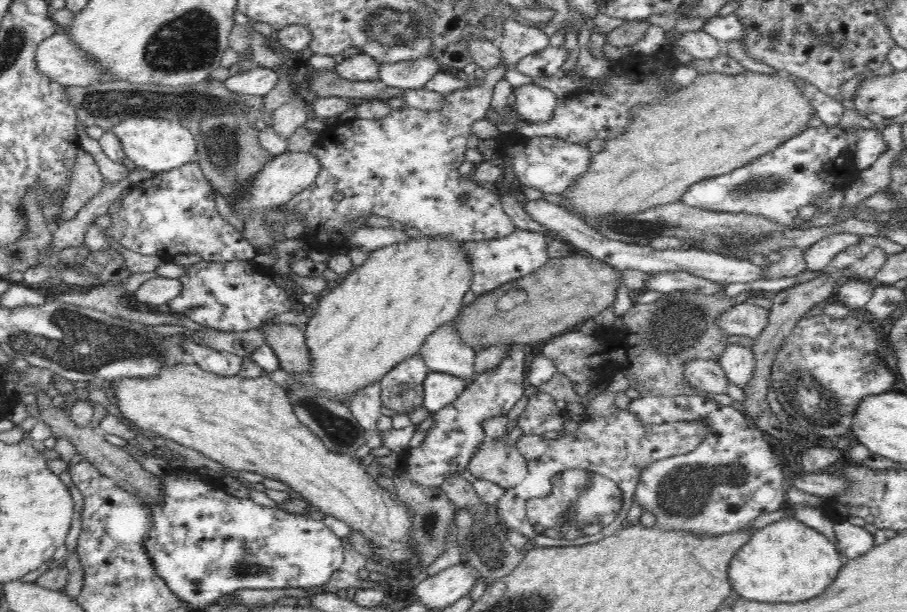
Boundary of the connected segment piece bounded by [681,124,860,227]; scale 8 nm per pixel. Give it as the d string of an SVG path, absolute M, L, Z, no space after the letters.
M824 124L819 127L810 127L808 130L801 131L798 136L792 136L790 140L784 141L784 144L773 148L770 152L768 152L768 154L764 154L764 156L760 156L760 158L752 160L750 164L740 166L740 168L736 168L736 170L732 170L732 172L724 173L722 176L710 177L692 184L692 186L688 188L688 191L683 194L681 202L688 207L695 207L714 212L744 212L748 215L760 215L764 217L764 219L774 221L774 223L784 225L784 227L794 227L797 219L799 218L799 208L814 205L815 202L819 200L821 196L823 196L823 194L826 194L826 199L828 199L833 196L836 190L848 190L849 185L856 180L856 178L858 178L860 171L858 171L854 165L854 154L852 154L852 149L850 149L848 146L850 146L850 143L848 143L848 133L846 133L845 129L839 129L838 127L827 127L827 125Z

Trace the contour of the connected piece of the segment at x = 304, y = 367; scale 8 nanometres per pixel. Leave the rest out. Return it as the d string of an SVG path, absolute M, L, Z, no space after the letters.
M268 321L264 323L265 329L263 334L267 339L265 341L278 356L278 362L280 363L280 369L285 370L291 374L304 374L310 370L310 349L306 341L305 332L301 330L301 326L295 326L290 324L274 324L273 326L267 326Z

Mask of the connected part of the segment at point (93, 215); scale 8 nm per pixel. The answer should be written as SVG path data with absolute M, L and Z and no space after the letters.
M120 180L115 183L106 183L102 192L96 198L92 198L84 208L77 212L76 217L70 221L64 221L57 228L53 228L53 248L61 251L64 248L80 246L84 244L87 229L90 228L99 216L108 214L110 206L120 197L123 189L131 185L128 180Z

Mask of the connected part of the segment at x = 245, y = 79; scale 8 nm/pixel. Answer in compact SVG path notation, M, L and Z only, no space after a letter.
M257 67L232 75L223 83L228 90L238 94L265 96L278 84L278 73L274 69Z

